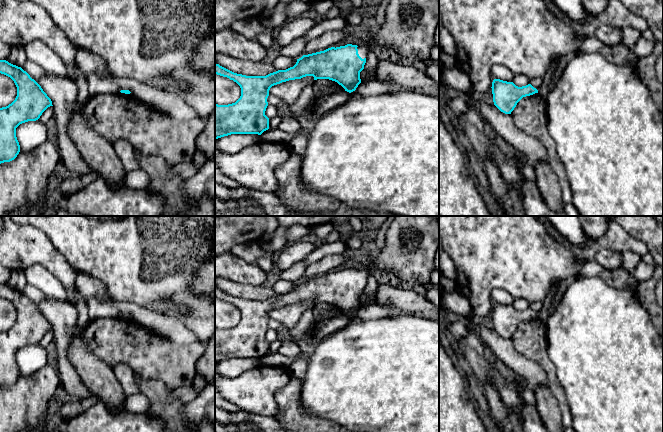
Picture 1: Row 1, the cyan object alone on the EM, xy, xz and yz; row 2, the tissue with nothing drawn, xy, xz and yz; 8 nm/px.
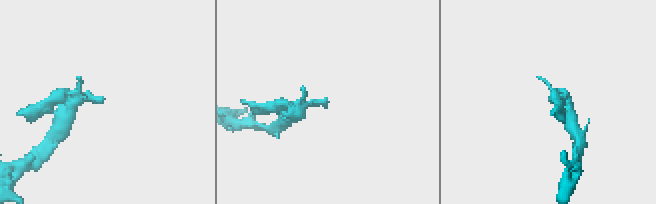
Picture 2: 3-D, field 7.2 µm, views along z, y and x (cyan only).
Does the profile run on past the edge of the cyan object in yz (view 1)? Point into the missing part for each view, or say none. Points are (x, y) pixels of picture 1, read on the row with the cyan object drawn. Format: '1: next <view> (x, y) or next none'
1: next none

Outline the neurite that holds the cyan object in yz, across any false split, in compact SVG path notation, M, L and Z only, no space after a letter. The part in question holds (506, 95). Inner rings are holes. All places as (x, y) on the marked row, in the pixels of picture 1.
M494 79L491 88L494 105L505 114L511 114L523 97L538 93L531 84L518 87L513 82L500 79Z

